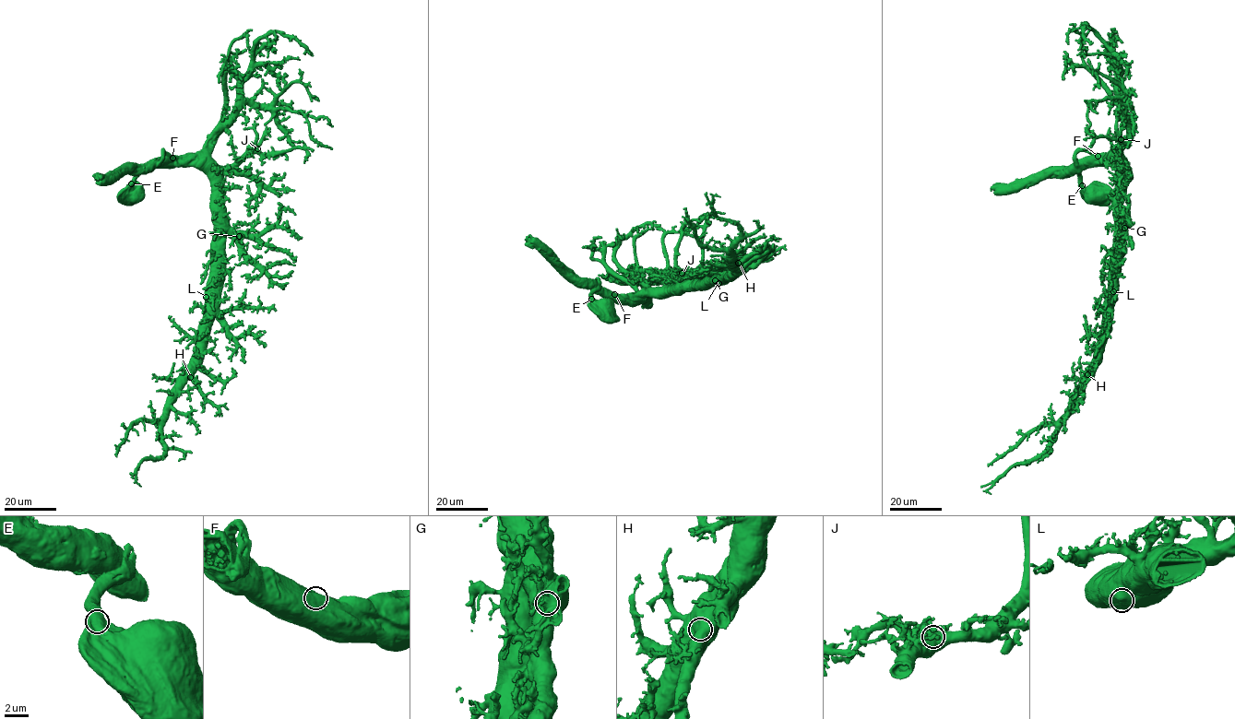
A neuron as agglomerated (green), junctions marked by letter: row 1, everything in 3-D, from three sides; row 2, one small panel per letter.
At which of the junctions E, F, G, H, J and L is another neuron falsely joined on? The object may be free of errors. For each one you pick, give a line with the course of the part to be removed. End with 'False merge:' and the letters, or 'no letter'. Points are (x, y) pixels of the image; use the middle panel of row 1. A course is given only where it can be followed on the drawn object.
False merge: no letter

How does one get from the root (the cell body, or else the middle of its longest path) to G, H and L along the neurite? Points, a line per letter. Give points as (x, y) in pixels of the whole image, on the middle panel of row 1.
G: (681, 286), (682, 282), (715, 280)
H: (681, 286), (682, 282), (737, 276), (742, 272), (738, 263)
L: (681, 286), (682, 282), (691, 281), (702, 284), (718, 283)

